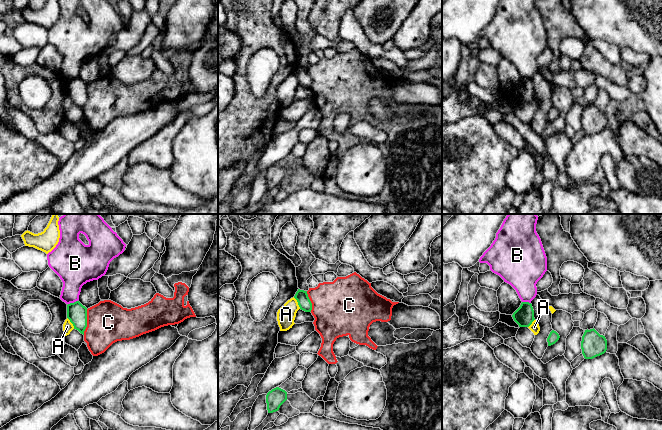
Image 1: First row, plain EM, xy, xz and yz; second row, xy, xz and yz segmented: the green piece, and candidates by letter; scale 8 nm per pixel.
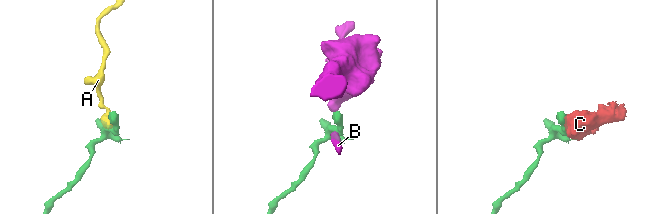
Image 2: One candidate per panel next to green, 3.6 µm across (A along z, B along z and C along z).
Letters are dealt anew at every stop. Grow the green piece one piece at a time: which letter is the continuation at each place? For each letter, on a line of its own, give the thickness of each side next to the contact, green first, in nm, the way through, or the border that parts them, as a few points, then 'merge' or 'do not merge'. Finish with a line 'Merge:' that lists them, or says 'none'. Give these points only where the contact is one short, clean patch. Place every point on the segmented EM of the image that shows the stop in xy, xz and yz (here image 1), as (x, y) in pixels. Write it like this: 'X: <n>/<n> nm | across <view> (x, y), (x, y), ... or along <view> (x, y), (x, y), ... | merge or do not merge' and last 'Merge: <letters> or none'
A: 100/150 nm | along xz (293, 297), (300, 308) | do not merge
B: 160/240 nm | along xy (77, 300), (68, 304) | do not merge
C: 160/340 nm | along xy (87, 309), (87, 326), (83, 334) | do not merge
Merge: none

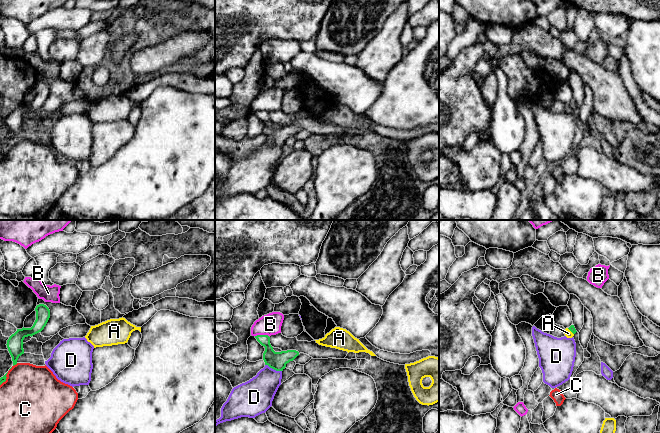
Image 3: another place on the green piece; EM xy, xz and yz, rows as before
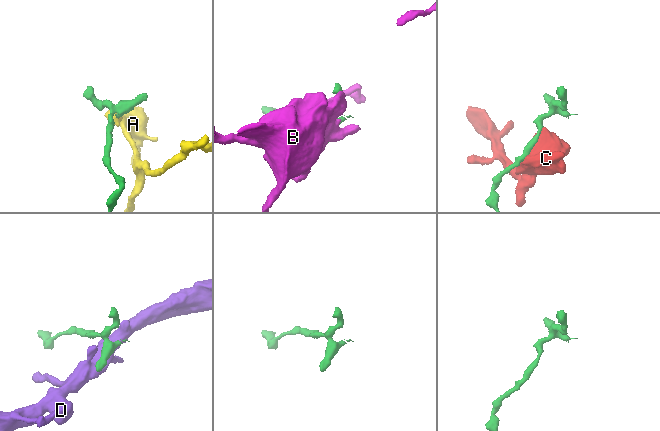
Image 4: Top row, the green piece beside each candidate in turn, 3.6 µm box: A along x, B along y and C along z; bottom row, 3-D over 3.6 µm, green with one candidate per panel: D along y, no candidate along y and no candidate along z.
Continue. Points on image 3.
A: 50/60 nm | across yz (571, 328), (570, 330), (568, 333) | merge
B: 140/170 nm | along xz (268, 335), (255, 336) | do not merge
C: 130/420 nm | do not merge
D: 140/260 nm | along xz (265, 364), (281, 371) | do not merge
Merge: A

